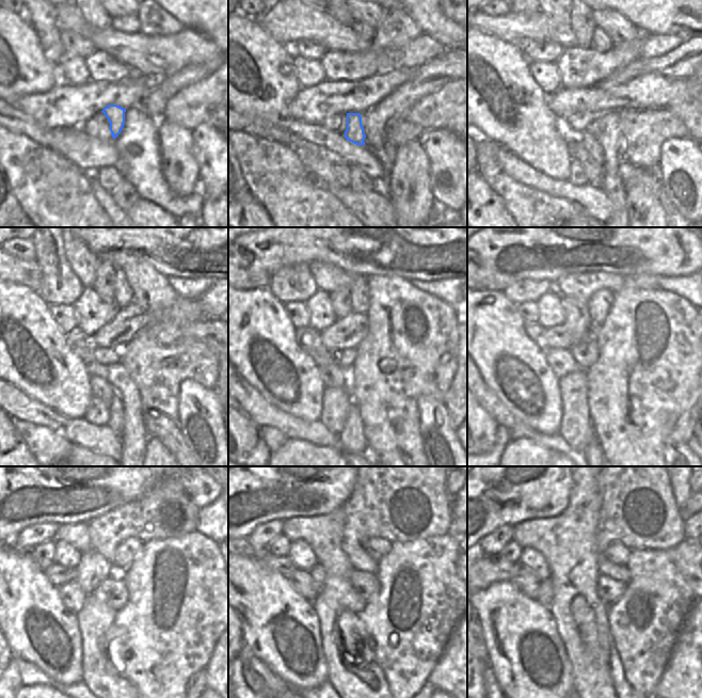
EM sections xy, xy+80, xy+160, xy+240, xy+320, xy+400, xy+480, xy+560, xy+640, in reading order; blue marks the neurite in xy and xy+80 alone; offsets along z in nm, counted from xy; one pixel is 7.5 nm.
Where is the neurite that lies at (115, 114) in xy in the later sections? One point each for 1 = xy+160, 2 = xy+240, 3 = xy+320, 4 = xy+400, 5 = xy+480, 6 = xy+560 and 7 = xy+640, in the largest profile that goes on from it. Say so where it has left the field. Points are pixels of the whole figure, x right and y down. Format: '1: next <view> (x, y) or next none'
1: next xy+160 (590, 143)
2: next xy+240 (116, 410)
3: next xy+320 (352, 440)
4: next xy+400 (595, 444)
5: next none
6: next none
7: next none

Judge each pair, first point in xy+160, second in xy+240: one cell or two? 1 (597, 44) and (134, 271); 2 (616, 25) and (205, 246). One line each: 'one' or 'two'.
1: two
2: two

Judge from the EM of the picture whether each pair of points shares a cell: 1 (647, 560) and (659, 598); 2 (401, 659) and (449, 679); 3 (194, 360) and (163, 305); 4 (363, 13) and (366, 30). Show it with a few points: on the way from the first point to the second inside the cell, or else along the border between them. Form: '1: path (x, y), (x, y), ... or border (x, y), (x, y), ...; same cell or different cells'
1: path (650, 570), (653, 573), (656, 588); same cell
2: border (444, 650), (427, 680); different cells
3: path (174, 360), (164, 357), (150, 343), (153, 326); same cell
4: border (353, 20), (362, 20), (376, 30); different cells

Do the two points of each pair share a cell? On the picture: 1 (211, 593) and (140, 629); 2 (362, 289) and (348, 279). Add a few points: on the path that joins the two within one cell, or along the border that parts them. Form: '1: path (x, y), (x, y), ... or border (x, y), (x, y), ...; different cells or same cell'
1: path (193, 602), (186, 602), (158, 629); same cell
2: border (355, 275), (350, 287); different cells

